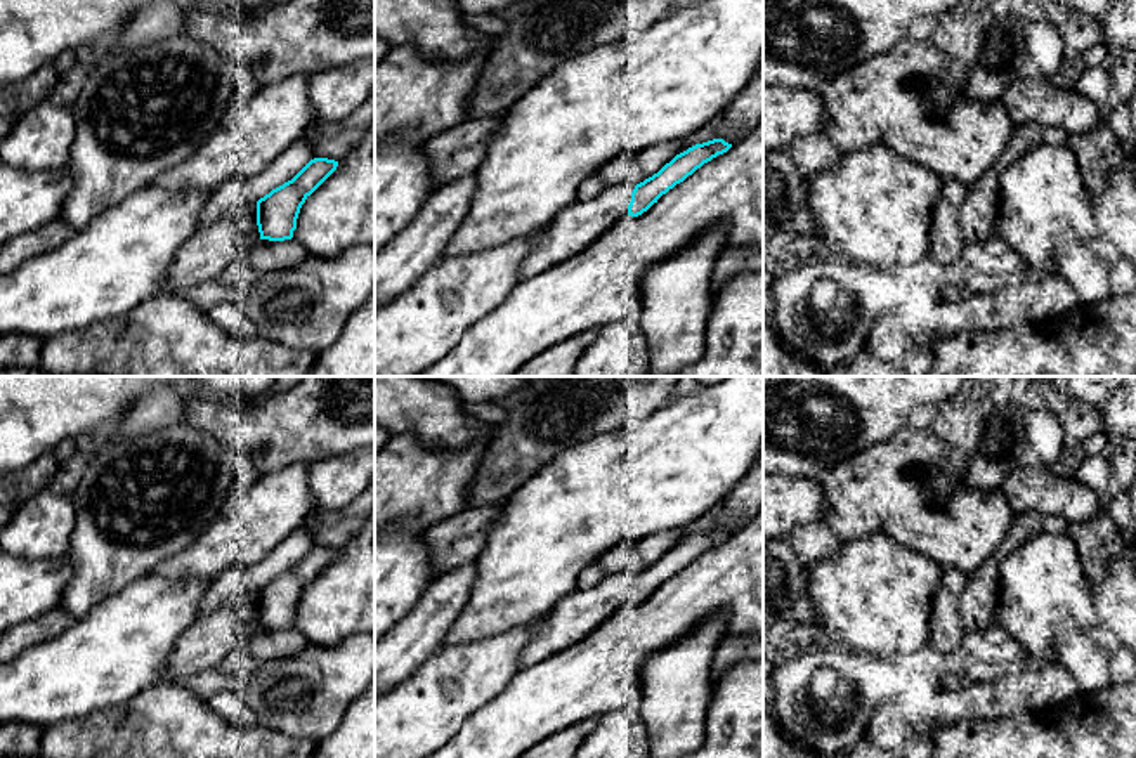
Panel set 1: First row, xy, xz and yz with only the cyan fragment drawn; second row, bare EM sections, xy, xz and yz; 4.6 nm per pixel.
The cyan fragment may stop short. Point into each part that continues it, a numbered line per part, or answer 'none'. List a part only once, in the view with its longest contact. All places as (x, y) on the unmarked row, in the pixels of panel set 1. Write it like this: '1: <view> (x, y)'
1: xz (580, 613)

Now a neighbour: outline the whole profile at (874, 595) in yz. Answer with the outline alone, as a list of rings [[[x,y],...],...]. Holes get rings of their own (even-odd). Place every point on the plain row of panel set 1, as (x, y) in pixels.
[[[886,533],[843,543],[834,557],[806,565],[806,593],[822,644],[864,656],[909,654],[928,645],[930,611],[940,586],[942,567]]]

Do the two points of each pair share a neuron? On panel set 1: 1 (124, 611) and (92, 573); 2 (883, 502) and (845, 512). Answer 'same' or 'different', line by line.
1: different
2: same

